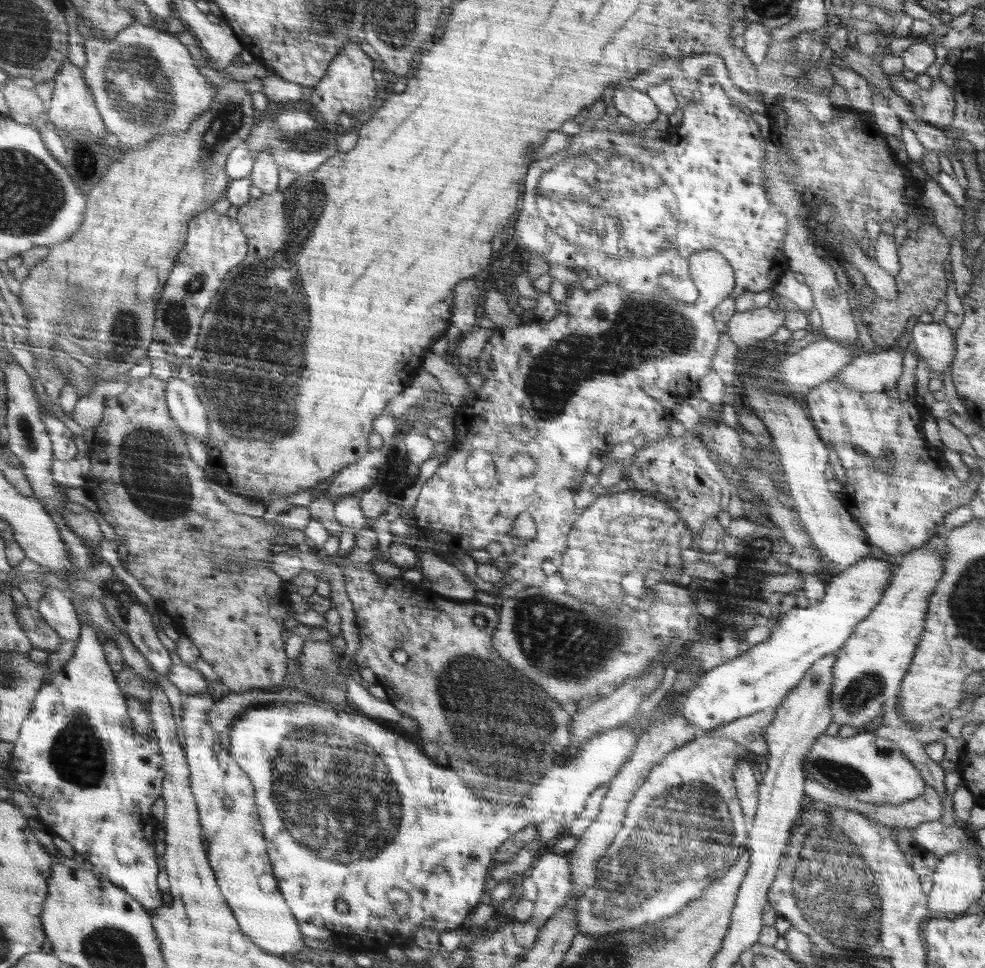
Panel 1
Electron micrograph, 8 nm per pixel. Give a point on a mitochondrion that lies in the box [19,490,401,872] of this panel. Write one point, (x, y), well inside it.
(78, 749)

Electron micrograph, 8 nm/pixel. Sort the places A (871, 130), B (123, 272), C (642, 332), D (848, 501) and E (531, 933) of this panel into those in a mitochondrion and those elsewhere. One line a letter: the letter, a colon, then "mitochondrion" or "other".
A: other
B: other
C: mitochondrion
D: other
E: other

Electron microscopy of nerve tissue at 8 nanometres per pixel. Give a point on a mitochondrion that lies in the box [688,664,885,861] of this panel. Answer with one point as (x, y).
(848, 776)

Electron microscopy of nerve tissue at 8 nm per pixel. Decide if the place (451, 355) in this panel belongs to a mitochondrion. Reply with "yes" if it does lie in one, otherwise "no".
no

